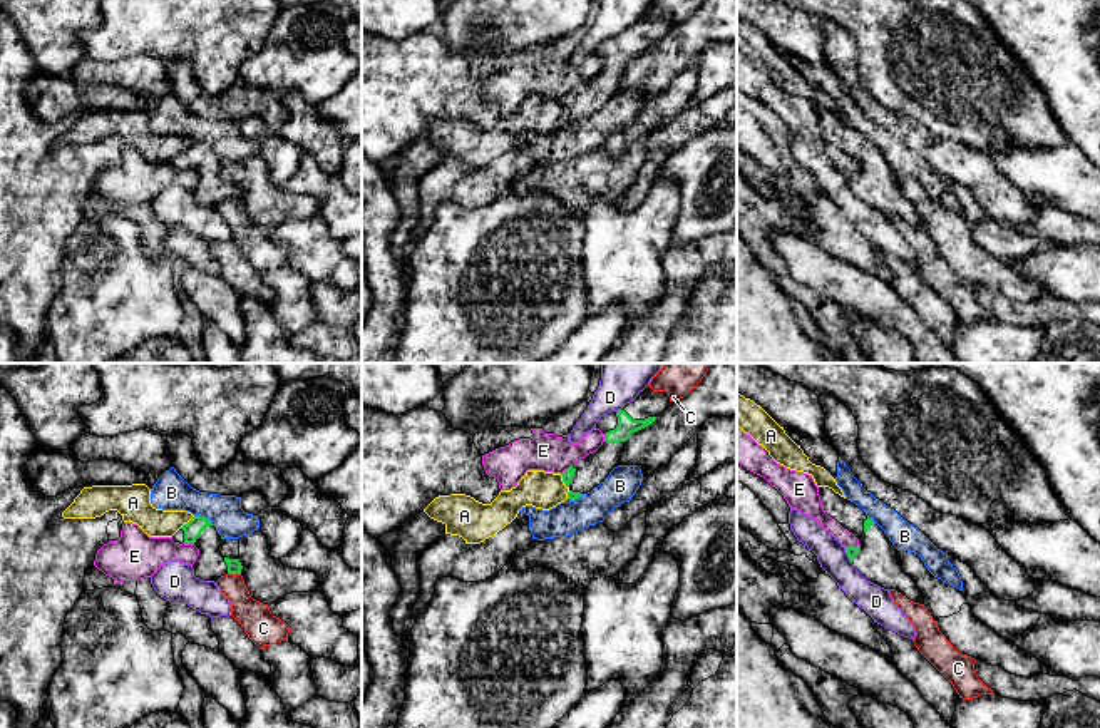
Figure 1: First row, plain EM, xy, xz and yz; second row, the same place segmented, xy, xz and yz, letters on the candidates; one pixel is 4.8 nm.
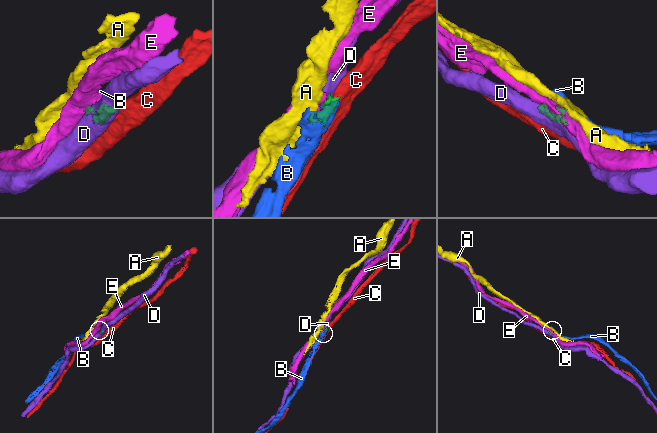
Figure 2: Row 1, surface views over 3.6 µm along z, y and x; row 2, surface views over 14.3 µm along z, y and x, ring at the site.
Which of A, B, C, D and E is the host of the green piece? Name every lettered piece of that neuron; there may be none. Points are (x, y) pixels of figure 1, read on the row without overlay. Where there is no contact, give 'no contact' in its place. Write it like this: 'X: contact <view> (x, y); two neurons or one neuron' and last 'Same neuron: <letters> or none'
A: contact xz (563, 106); two neurons
B: contact xy (205, 143); two neurons
C: contact xy (235, 198); two neurons
D: contact xz (618, 35); two neurons
E: contact xz (568, 94); two neurons
Same neuron: none

